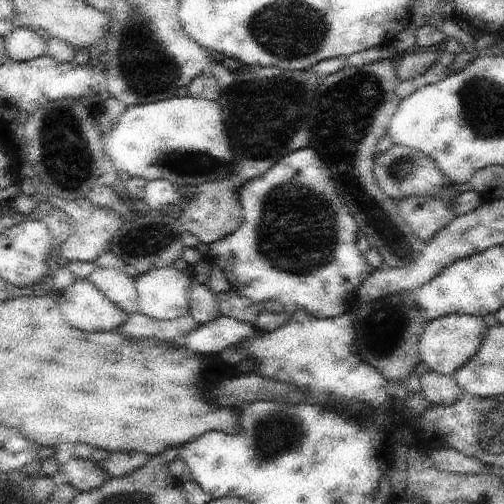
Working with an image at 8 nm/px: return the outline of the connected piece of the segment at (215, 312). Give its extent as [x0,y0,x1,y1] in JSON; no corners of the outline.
[190,276,221,325]

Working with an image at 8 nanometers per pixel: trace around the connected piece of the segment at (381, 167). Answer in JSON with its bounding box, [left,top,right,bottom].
[374,144,450,200]

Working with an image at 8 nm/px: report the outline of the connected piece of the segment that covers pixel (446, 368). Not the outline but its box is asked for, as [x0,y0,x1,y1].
[419,314,488,377]

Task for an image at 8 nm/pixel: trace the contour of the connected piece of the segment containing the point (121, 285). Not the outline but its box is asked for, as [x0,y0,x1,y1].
[88,268,138,317]

